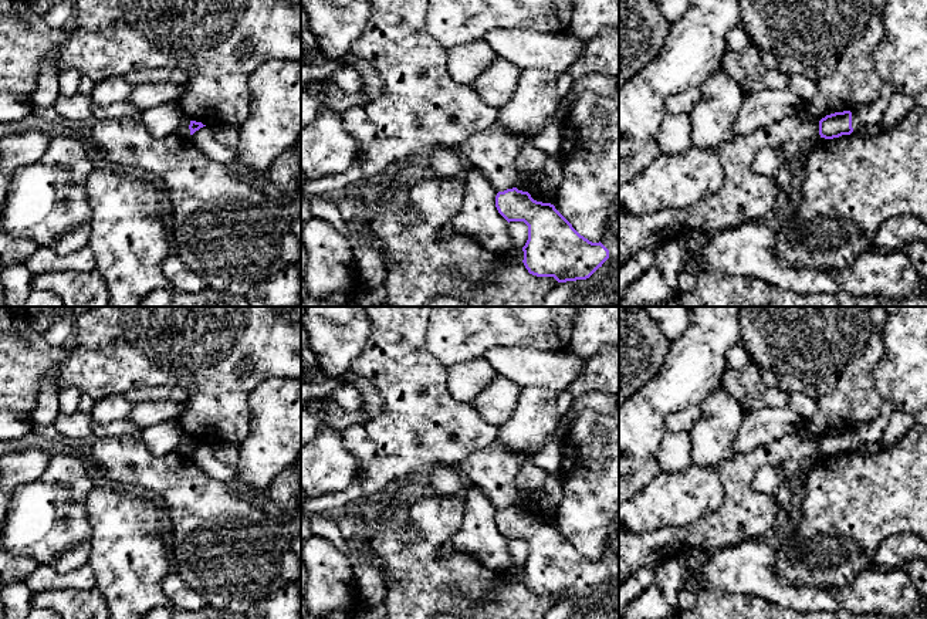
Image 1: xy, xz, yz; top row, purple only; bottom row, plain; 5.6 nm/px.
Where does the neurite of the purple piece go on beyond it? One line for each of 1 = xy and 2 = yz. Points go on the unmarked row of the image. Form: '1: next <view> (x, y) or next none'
1: next none
2: next none

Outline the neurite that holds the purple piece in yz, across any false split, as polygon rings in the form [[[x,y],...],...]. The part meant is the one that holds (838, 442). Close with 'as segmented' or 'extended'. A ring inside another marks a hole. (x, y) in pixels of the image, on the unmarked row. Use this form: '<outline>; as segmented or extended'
[[[835,430],[826,433],[819,439],[819,453],[825,457],[839,456],[842,453],[850,453],[853,450],[852,446],[852,430]]]; as segmented

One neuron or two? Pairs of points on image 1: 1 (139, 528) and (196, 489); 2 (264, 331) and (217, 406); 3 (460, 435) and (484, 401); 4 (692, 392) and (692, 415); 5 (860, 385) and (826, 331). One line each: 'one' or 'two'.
1: two
2: one
3: two
4: two
5: one

